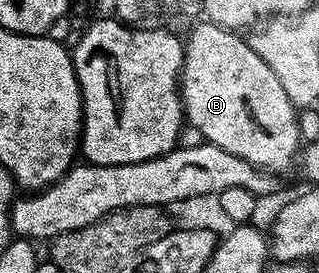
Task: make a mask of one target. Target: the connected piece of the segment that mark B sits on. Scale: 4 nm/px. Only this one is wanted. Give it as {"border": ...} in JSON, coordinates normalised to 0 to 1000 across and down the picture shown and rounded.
{"border":[[[633,88],[580,136],[567,352],[583,440],[630,480],[639,520],[693,538],[718,553],[718,568],[743,568],[809,619],[887,641],[944,546],[928,388],[912,381],[906,348],[893,348],[893,319],[881,319],[868,275],[856,275],[843,231],[831,231],[771,147],[759,150],[746,117],[696,106],[687,92]]]}

